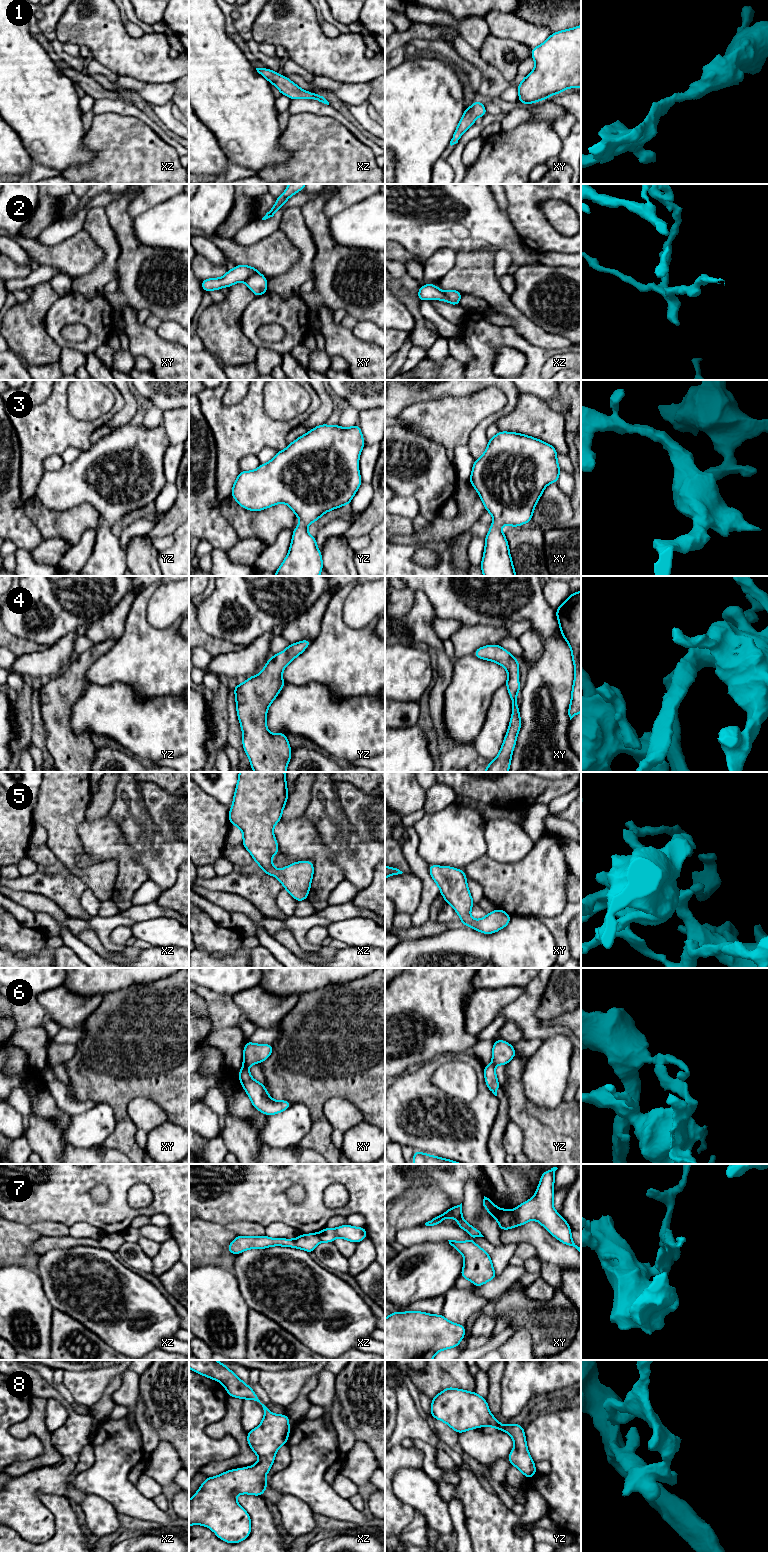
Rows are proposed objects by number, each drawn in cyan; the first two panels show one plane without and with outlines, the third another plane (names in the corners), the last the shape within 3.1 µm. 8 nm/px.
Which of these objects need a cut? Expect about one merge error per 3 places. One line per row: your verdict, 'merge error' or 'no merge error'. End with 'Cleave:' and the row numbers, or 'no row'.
1: no merge error
2: merge error
3: no merge error
4: no merge error
5: no merge error
6: merge error
7: merge error
8: no merge error
Cleave: 2, 6, 7

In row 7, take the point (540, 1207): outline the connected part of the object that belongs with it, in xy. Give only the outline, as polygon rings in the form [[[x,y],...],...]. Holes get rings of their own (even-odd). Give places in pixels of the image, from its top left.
[[[553,1167],[541,1174],[535,1195],[517,1206],[513,1211],[514,1216],[518,1226],[533,1219],[538,1221],[552,1236],[565,1245],[575,1247],[581,1254],[581,1248],[572,1239],[569,1224],[553,1207],[554,1180],[557,1169]]]

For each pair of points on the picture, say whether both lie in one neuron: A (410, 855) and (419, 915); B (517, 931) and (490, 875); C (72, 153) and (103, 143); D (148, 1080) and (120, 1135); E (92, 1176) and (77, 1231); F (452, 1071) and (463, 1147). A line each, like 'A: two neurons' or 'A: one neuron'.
A: one neuron
B: two neurons
C: two neurons
D: one neuron
E: two neurons
F: two neurons

